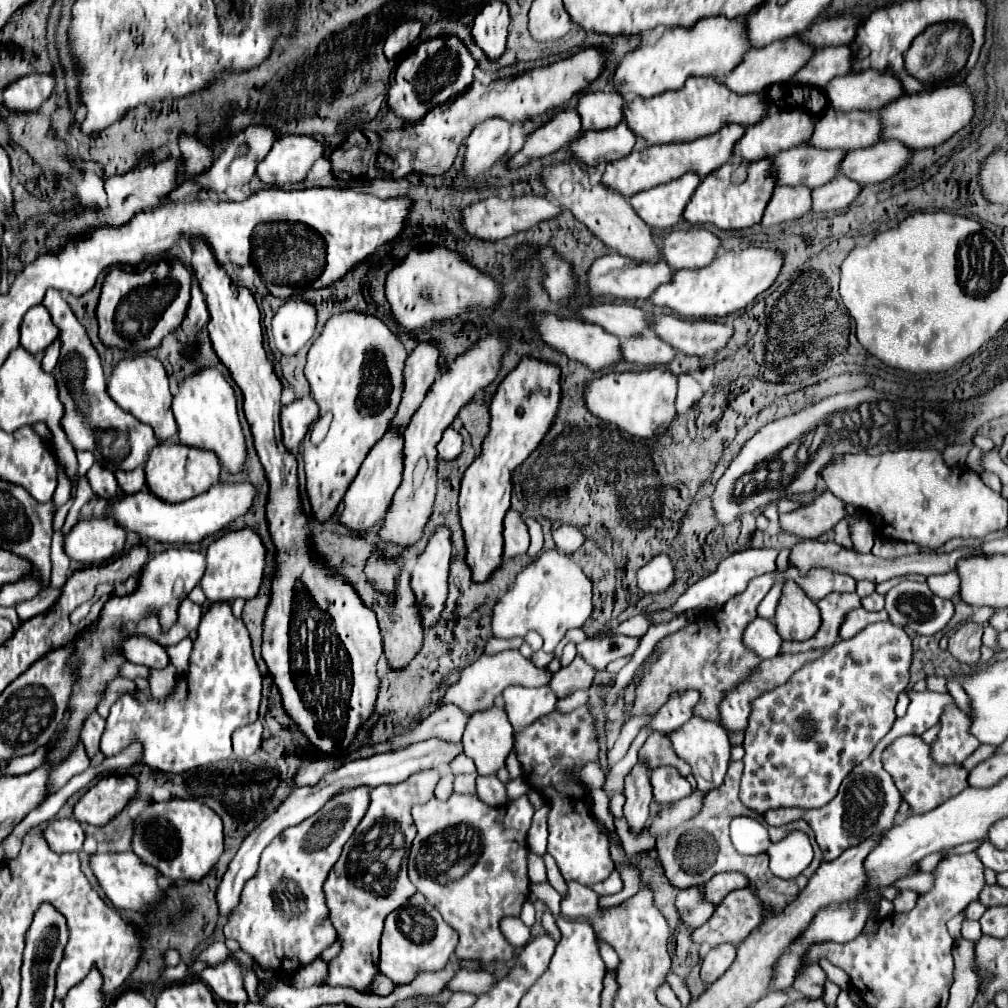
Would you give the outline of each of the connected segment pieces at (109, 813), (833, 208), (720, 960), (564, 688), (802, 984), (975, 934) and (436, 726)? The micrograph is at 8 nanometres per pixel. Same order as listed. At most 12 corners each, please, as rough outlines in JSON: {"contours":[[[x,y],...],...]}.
{"contours":[[[130,774],[98,780],[74,806],[82,824],[104,826],[136,792]],[[846,176],[812,190],[814,212],[846,210],[862,186]],[[734,944],[710,948],[700,976],[716,982],[736,958]],[[582,656],[556,672],[550,688],[564,698],[586,690],[598,670]],[[810,964],[796,978],[804,998],[822,998],[824,970]],[[964,920],[962,938],[974,942],[982,938],[980,924]],[[440,706],[392,744],[362,748],[362,758],[426,738],[458,742],[472,714]]]}

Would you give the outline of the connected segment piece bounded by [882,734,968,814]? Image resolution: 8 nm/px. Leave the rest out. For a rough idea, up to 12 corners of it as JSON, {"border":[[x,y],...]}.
{"border":[[920,736],[882,754],[914,814],[968,786],[962,764],[938,764]]}

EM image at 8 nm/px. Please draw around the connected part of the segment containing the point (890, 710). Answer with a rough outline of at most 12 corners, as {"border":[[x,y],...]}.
{"border":[[892,622],[754,698],[740,800],[828,804],[896,720]]}

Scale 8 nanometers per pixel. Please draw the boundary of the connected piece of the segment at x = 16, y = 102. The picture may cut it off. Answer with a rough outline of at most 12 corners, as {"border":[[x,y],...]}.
{"border":[[28,74],[2,98],[10,110],[30,112],[54,92],[54,74]]}

